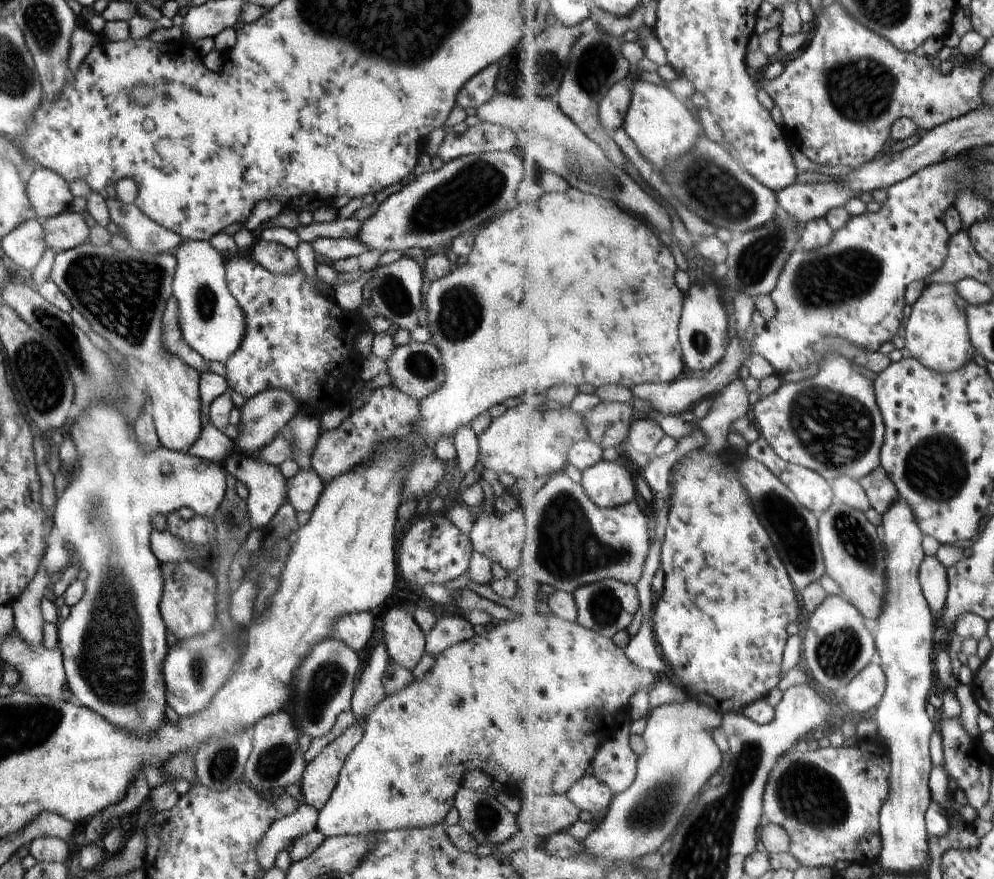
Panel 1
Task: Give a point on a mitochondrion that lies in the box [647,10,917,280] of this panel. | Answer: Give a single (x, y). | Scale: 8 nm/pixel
(861, 90)

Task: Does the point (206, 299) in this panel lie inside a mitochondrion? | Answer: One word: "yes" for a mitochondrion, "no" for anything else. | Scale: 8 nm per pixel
yes

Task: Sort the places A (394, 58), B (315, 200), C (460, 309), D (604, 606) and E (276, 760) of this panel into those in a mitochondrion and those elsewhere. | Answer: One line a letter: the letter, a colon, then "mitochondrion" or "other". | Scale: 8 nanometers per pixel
A: other
B: other
C: mitochondrion
D: mitochondrion
E: mitochondrion

